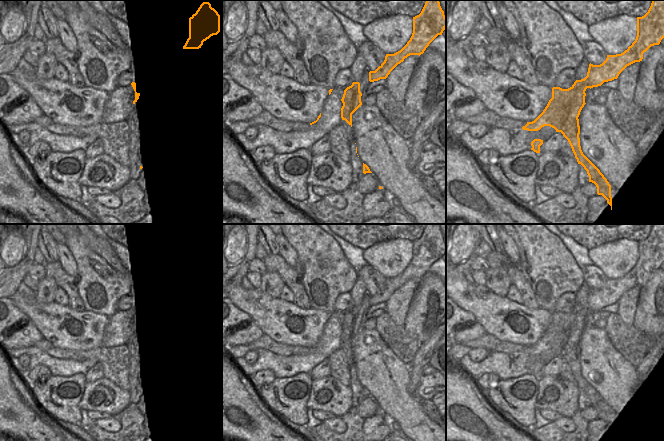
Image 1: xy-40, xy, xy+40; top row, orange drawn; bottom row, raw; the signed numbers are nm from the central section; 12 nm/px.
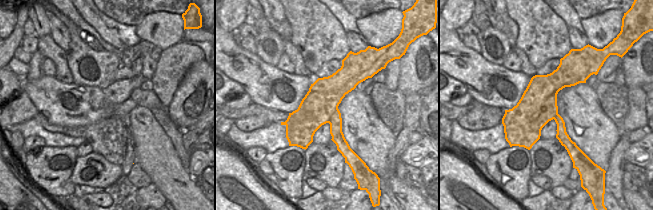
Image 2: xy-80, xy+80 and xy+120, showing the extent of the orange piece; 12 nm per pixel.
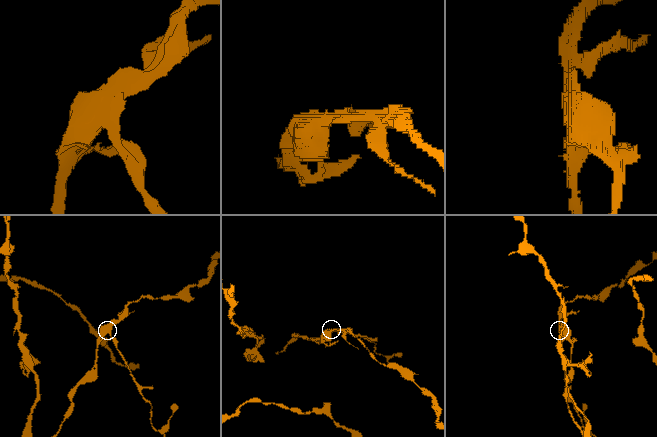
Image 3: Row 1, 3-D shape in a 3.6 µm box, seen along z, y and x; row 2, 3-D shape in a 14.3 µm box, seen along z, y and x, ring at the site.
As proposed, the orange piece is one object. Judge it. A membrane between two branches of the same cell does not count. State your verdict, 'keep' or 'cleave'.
cleave

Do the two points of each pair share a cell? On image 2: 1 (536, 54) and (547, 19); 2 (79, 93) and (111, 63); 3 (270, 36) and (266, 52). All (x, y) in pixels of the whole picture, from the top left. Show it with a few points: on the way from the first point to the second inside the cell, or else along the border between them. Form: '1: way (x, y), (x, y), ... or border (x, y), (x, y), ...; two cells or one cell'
1: way (539, 45), (541, 28); one cell
2: border (73, 82), (79, 85), (98, 86), (101, 89); two cells
3: way (270, 40), (270, 48); one cell

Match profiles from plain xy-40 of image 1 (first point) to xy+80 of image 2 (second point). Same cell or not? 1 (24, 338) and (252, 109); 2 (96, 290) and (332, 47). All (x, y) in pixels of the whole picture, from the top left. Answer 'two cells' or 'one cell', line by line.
1: two cells
2: one cell

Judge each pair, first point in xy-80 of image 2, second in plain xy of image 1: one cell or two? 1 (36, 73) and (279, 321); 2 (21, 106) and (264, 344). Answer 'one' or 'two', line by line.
1: two
2: two

